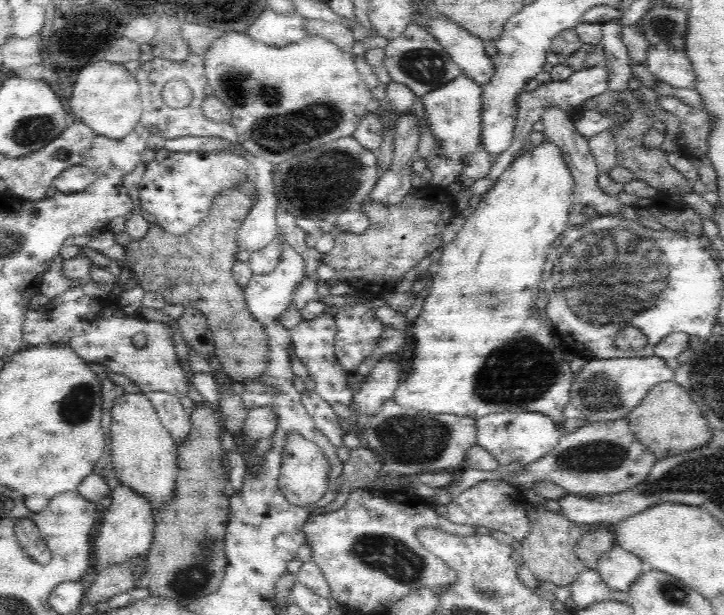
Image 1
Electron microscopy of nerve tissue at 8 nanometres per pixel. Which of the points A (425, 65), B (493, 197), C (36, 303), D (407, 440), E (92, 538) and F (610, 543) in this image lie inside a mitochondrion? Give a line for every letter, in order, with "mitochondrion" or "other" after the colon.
A: mitochondrion
B: other
C: other
D: mitochondrion
E: other
F: other

